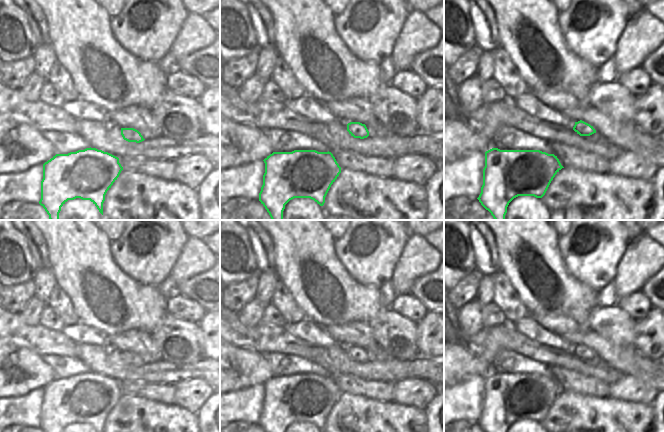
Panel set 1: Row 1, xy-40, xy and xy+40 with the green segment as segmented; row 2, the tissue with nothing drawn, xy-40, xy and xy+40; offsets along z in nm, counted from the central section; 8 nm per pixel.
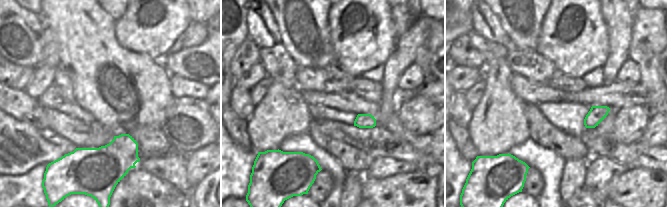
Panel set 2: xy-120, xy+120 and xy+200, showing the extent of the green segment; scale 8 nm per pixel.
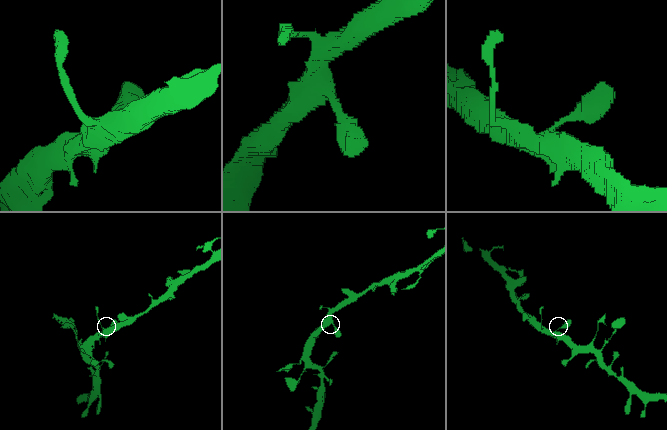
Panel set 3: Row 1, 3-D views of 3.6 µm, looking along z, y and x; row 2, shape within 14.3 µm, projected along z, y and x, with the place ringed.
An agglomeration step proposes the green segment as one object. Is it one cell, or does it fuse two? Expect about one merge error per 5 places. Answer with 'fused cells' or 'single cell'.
single cell

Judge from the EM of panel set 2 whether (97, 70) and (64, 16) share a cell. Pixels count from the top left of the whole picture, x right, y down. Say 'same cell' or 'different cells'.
same cell

